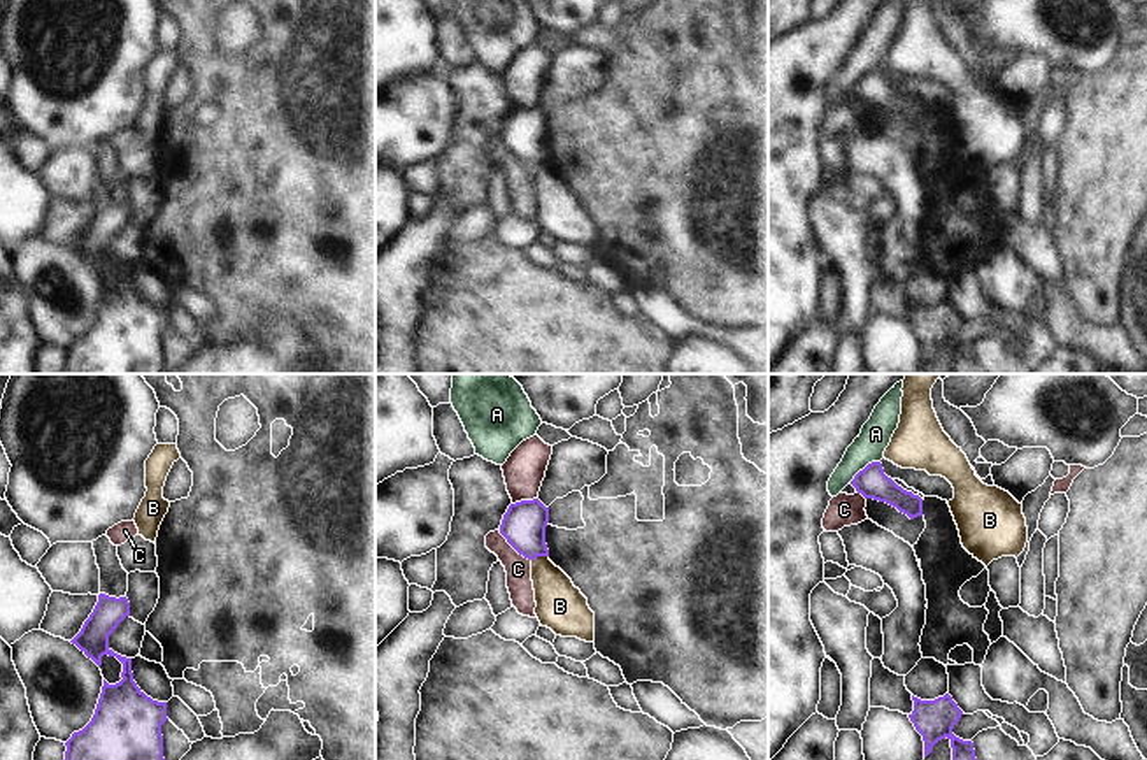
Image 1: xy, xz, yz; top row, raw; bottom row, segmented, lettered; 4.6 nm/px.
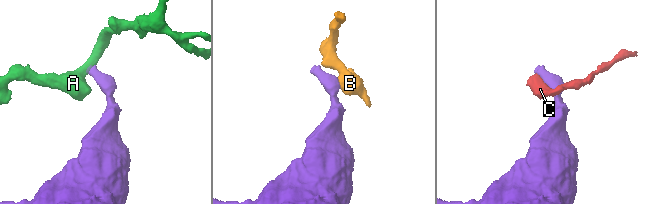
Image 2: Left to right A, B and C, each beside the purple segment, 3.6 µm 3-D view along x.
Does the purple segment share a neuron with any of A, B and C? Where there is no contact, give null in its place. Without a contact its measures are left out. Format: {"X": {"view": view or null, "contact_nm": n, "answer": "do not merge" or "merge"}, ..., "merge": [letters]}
{"A": {"view": "yz", "contact_nm": 180, "answer": "do not merge"}, "B": {"view": "xz", "contact_nm": 80, "answer": "do not merge"}, "C": {"view": "xz", "contact_nm": 200, "answer": "do not merge"}, "merge": []}

